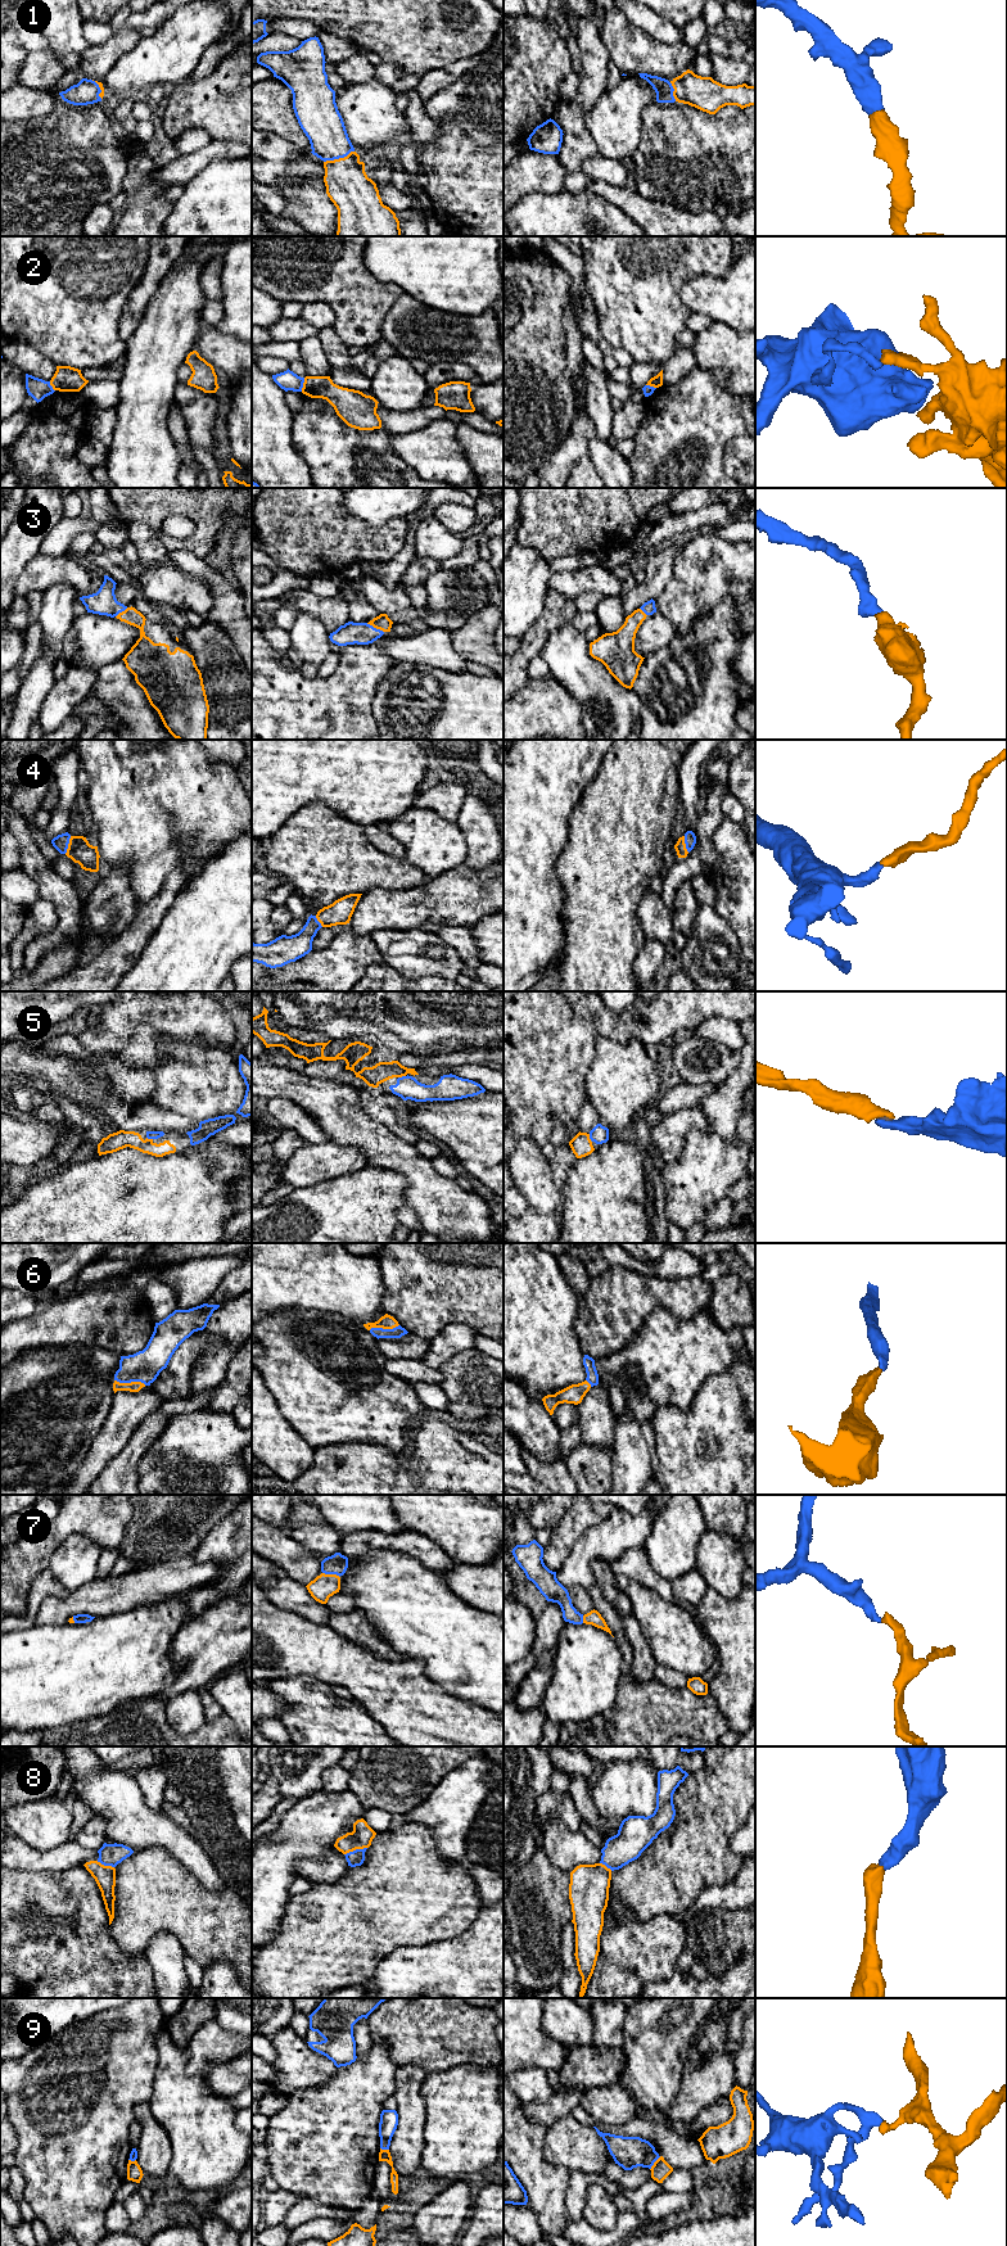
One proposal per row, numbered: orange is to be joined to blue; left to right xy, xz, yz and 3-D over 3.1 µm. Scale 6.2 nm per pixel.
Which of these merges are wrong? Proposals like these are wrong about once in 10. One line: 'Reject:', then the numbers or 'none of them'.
Reject: 2, 9

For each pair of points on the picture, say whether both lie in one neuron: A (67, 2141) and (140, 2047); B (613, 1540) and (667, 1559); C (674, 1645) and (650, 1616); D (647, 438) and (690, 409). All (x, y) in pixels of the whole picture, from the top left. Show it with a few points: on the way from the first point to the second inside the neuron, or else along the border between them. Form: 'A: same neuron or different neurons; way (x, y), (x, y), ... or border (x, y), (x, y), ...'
A: same neuron; way (86, 2118), (98, 2105), (100, 2093), (117, 2070)
B: different neurons; border (653, 1519), (649, 1535), (642, 1545)
C: same neuron; way (672, 1637), (658, 1623)
D: same neuron; way (658, 438), (680, 419)

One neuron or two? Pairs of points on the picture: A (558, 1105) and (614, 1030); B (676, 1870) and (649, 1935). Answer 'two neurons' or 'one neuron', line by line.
A: two neurons
B: two neurons

